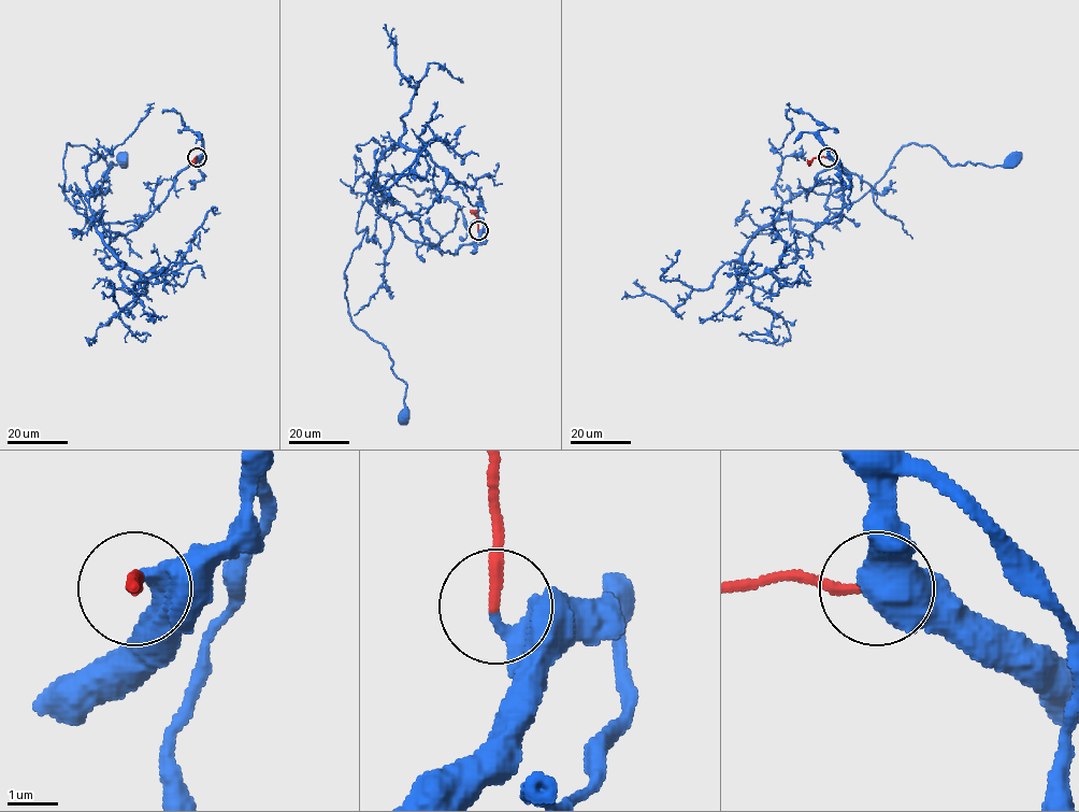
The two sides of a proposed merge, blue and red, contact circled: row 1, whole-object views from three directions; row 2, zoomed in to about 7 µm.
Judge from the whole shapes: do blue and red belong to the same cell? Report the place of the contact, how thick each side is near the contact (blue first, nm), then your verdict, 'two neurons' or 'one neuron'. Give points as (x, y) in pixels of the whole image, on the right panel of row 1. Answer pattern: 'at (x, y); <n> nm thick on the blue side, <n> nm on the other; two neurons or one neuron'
at (828, 157); 300 nm thick on the blue side, 200 nm on the other; one neuron

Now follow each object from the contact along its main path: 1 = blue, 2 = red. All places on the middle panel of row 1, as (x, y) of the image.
1: (477, 230), (455, 255), (411, 241), (375, 181), (359, 211), (348, 311), (406, 385), (404, 416)
2: (477, 230), (477, 217), (471, 211)

